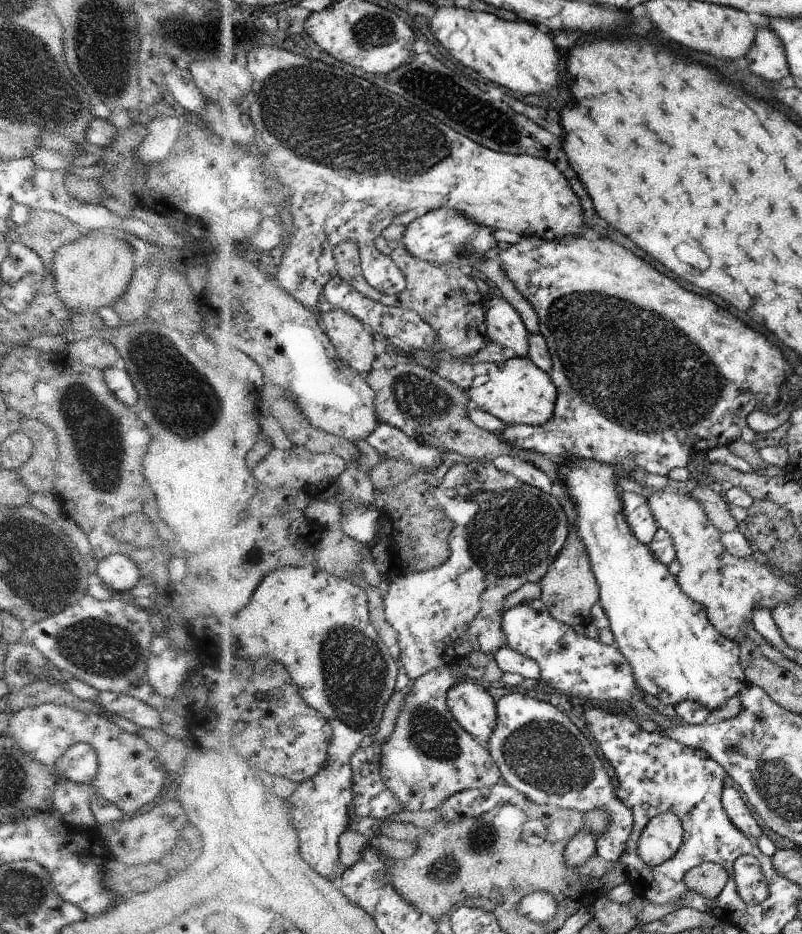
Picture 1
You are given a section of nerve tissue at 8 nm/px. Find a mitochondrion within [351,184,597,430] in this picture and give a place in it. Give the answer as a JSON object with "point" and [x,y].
{"point":[418,399]}

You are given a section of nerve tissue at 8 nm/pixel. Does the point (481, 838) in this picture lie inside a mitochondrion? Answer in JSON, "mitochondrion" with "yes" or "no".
{"mitochondrion":"yes"}

